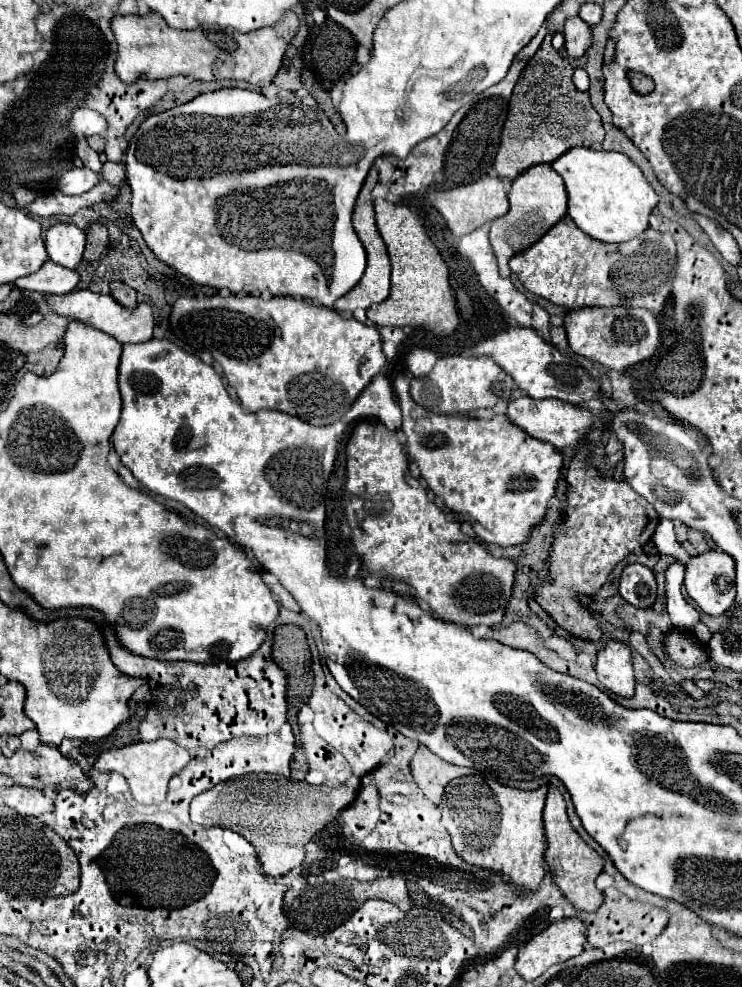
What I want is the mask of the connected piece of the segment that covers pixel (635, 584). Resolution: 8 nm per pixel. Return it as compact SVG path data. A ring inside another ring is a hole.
M627 564L621 572L619 594L635 608L649 608L657 598L657 584L653 572L643 564Z

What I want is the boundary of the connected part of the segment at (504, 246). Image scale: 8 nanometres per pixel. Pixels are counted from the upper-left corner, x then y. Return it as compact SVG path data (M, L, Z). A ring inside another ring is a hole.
M537 164L531 170L523 172L523 176L513 180L511 192L509 192L509 212L491 224L491 246L499 260L499 274L503 278L509 278L509 260L533 246L537 240L541 240L551 226L555 226L561 218L567 216L567 190L557 172L549 168L549 164Z

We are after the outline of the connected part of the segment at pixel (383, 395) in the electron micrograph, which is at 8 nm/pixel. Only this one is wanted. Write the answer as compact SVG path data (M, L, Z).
M383 372L371 380L371 384L359 394L355 404L343 416L345 422L361 420L361 418L379 418L389 430L401 428L401 408L395 400L393 388Z

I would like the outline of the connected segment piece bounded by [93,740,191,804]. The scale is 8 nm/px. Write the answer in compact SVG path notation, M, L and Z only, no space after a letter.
M155 740L155 742L137 742L123 746L119 750L105 750L99 754L97 762L93 764L99 772L119 772L127 778L133 798L139 804L159 804L165 800L167 782L175 776L181 768L189 764L191 756L185 748L181 748L173 740Z

